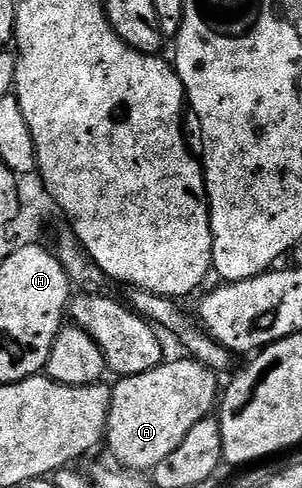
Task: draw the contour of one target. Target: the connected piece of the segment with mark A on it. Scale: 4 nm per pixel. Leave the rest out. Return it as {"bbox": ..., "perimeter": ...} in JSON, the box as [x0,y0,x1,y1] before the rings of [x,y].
{"bbox":[105,356,221,472],"perimeter":[[[183,356],[180,362],[164,361],[163,365],[149,372],[129,374],[118,379],[119,383],[111,386],[111,407],[107,417],[107,433],[105,446],[111,449],[111,454],[120,467],[131,472],[151,472],[185,436],[189,436],[189,428],[202,418],[208,417],[216,409],[217,399],[221,394],[221,382],[217,379],[216,371],[205,368],[200,362]]]}

